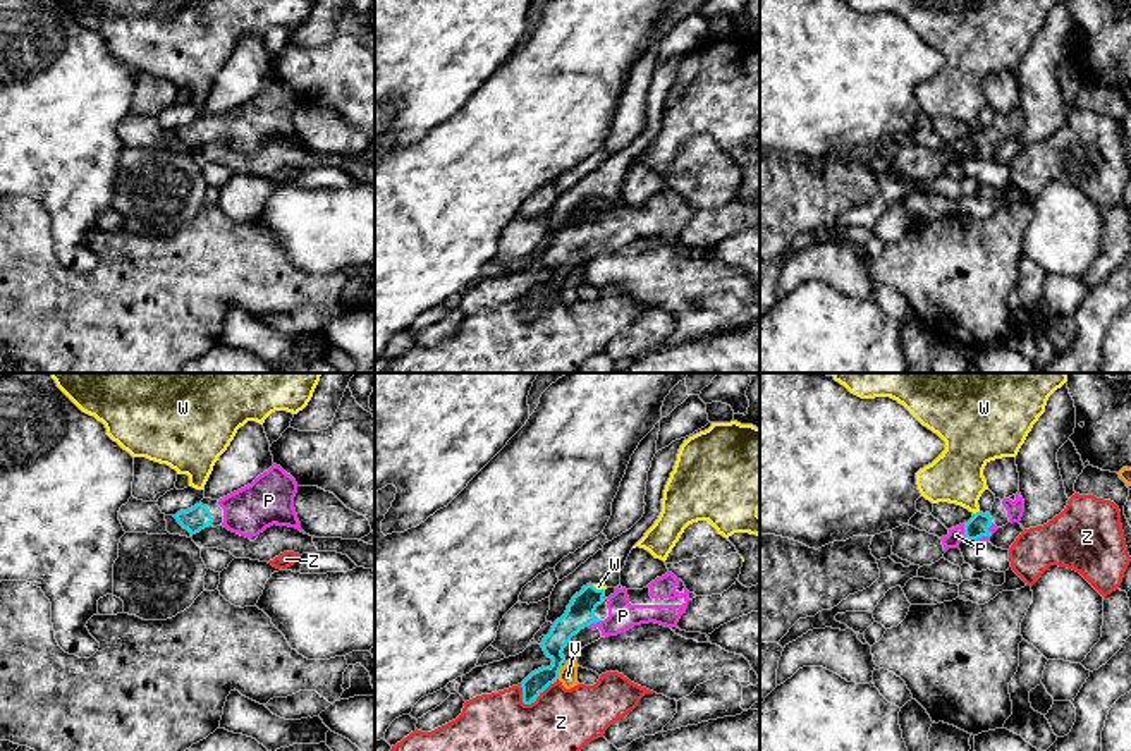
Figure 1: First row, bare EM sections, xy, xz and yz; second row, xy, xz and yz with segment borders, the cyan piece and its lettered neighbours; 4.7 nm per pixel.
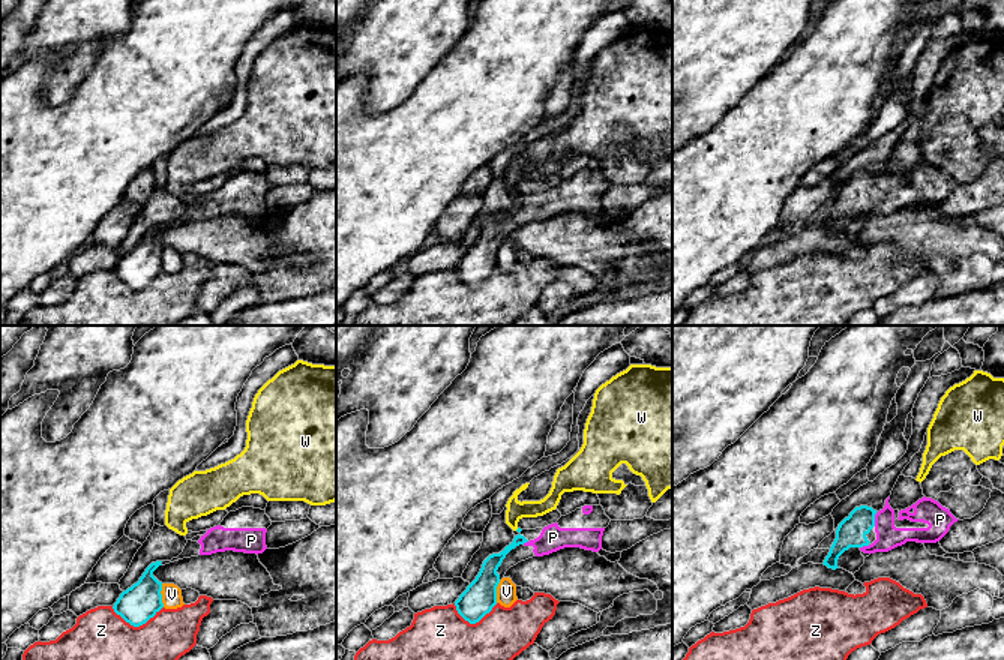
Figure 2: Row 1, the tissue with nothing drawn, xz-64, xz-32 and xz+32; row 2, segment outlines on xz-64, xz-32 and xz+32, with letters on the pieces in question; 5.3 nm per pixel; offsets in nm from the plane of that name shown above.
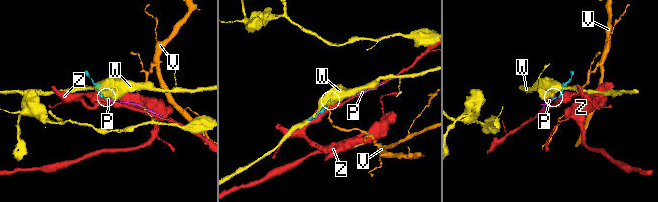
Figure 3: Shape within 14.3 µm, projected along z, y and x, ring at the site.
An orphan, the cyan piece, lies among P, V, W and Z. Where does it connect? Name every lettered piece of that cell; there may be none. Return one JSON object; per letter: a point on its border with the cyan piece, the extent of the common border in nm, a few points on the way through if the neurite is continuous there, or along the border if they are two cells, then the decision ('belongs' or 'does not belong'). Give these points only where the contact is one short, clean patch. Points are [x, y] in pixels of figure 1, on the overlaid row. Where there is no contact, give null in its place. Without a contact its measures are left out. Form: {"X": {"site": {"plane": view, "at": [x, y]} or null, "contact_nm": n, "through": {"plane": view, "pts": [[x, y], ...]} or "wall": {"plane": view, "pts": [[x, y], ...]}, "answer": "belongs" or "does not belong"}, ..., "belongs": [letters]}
{"P": {"site": {"plane": "yz", "at": [965, 531]}, "contact_nm": 80, "through": {"plane": "yz", "pts": [[977, 526], [965, 531], [956, 535]]}, "answer": "belongs"}, "V": {"site": {"plane": "xz", "at": [559, 671]}, "contact_nm": 60, "wall": {"plane": "xz", "pts": [[562, 667], [557, 677]]}, "answer": "does not belong"}, "W": {"site": {"plane": "yz", "at": [977, 512]}, "contact_nm": 40, "answer": "does not belong"}, "Z": {"site": {"plane": "xz", "at": [538, 695]}, "contact_nm": 200, "answer": "does not belong"}, "belongs": ["P"]}

